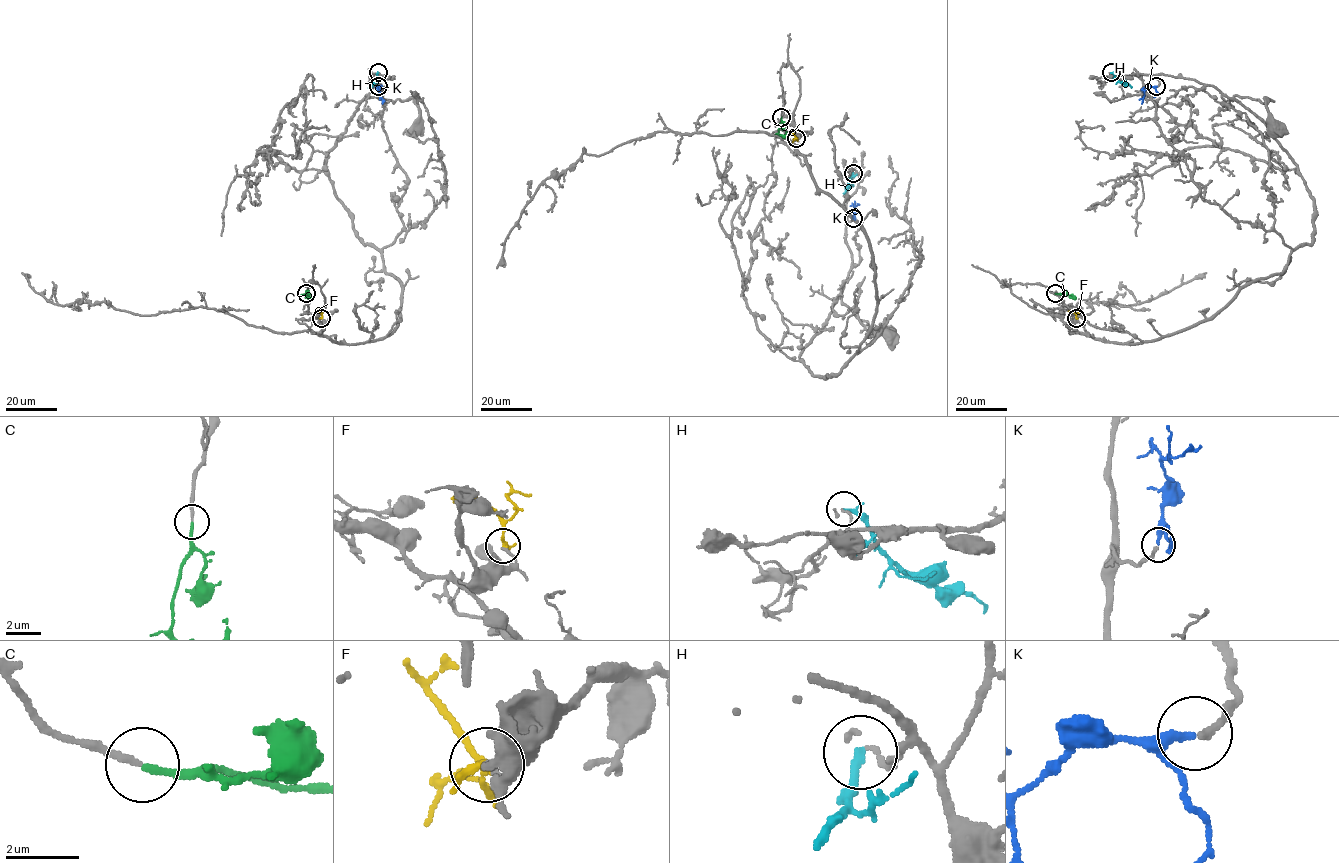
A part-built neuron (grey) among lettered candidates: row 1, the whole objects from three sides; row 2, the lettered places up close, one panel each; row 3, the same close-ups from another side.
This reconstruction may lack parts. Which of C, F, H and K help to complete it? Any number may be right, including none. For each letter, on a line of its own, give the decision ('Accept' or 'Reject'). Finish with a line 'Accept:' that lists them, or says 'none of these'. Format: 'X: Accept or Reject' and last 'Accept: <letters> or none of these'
C: Accept
F: Reject
H: Reject
K: Accept
Accept: C, K

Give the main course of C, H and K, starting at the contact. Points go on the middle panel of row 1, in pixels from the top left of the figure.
C: (781, 117), (778, 133), (785, 135), (786, 131)
H: (853, 173), (843, 193)
K: (853, 219), (853, 206), (857, 203)

